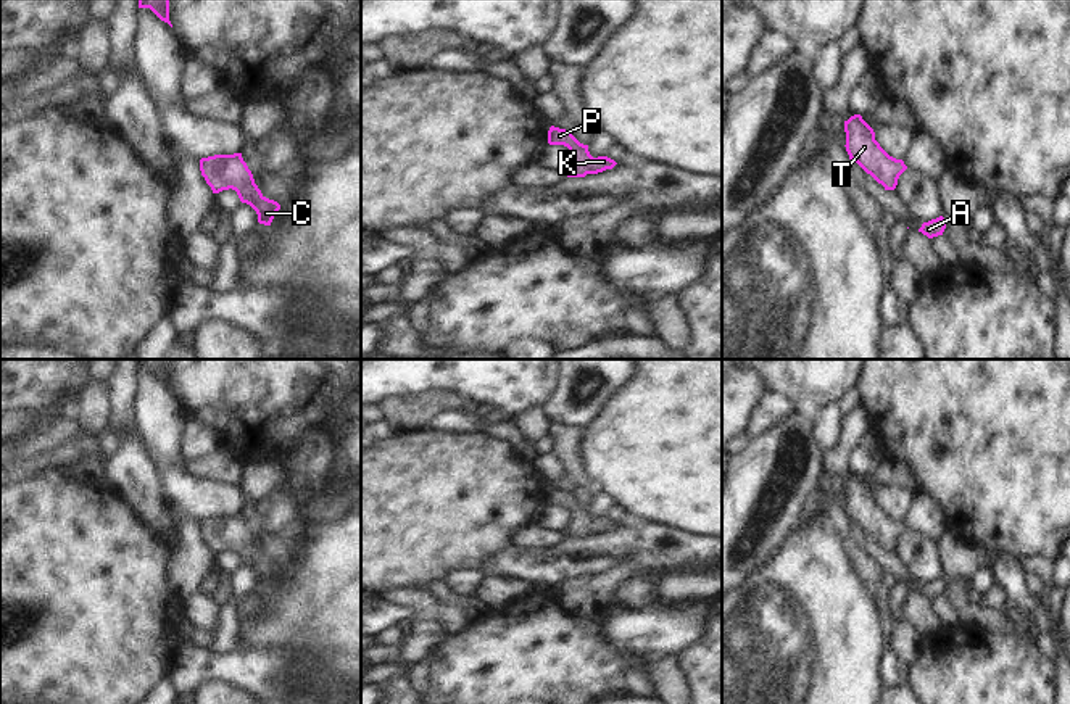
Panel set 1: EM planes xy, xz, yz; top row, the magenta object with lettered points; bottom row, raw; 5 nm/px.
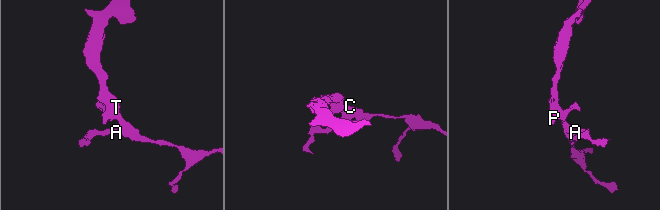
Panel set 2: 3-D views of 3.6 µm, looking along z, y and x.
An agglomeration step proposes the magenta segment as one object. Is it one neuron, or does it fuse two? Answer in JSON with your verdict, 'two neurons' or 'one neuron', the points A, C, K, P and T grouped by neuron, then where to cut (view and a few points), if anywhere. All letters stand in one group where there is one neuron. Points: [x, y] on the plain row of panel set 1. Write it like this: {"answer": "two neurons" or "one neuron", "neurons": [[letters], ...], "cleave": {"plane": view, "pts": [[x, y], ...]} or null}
{"answer": "one neuron", "neurons": [["A", "C", "K", "P", "T"]], "cleave": null}

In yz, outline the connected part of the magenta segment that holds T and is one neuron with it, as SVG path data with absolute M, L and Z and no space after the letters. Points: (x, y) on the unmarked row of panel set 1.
M861 475L844 482L846 512L849 520L856 522L870 535L885 551L894 551L899 536L907 530L902 520L890 517L875 501L873 490Z

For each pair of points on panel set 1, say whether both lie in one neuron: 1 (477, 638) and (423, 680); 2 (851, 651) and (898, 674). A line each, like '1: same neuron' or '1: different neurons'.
1: different neurons
2: different neurons

